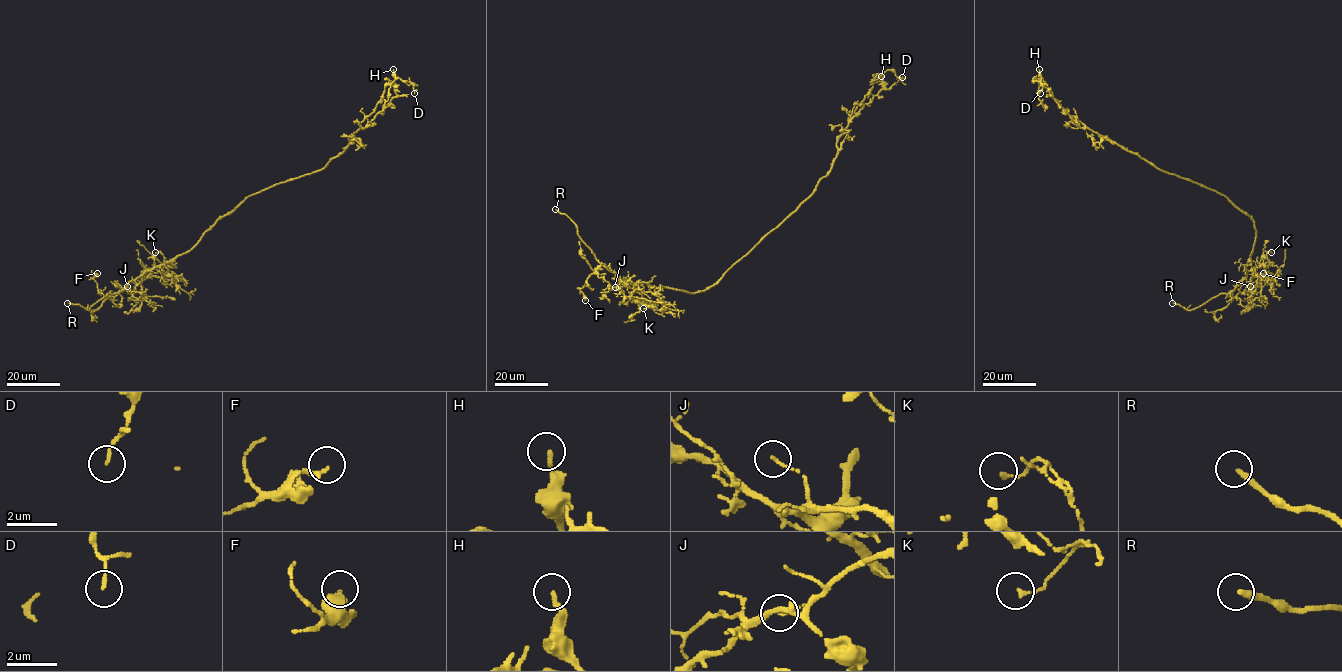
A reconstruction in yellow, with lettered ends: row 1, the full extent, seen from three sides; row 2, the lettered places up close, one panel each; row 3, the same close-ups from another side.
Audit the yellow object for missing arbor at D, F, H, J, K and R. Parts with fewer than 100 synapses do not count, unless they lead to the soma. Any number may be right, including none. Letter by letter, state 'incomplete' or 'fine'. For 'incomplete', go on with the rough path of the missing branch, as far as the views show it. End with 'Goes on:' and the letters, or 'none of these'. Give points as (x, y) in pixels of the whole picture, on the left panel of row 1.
D: fine
F: fine
H: fine
J: fine
K: fine
R: incomplete | (67, 303), (28, 286), (12, 285), (4, 293)
Goes on: R

